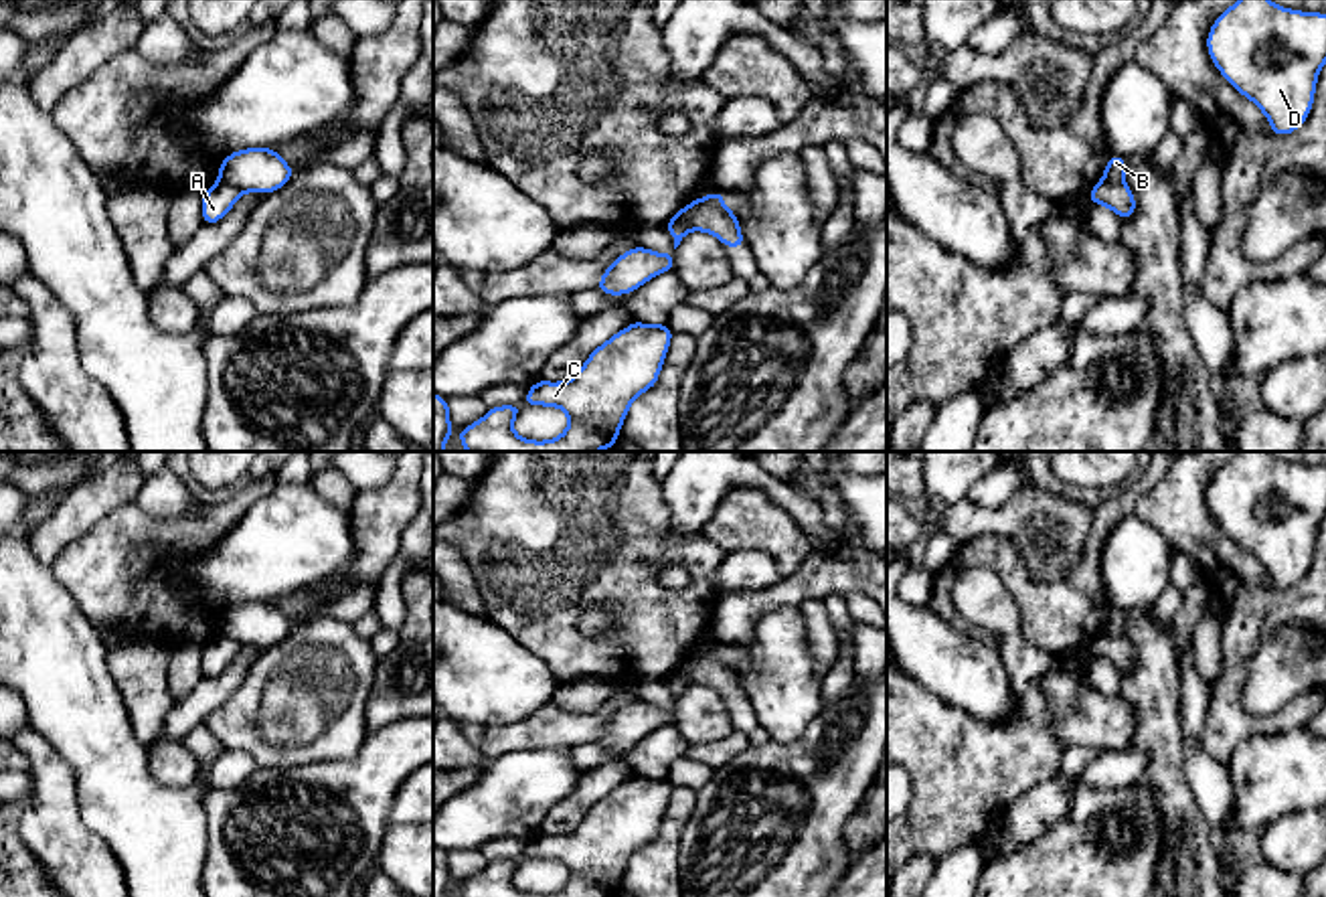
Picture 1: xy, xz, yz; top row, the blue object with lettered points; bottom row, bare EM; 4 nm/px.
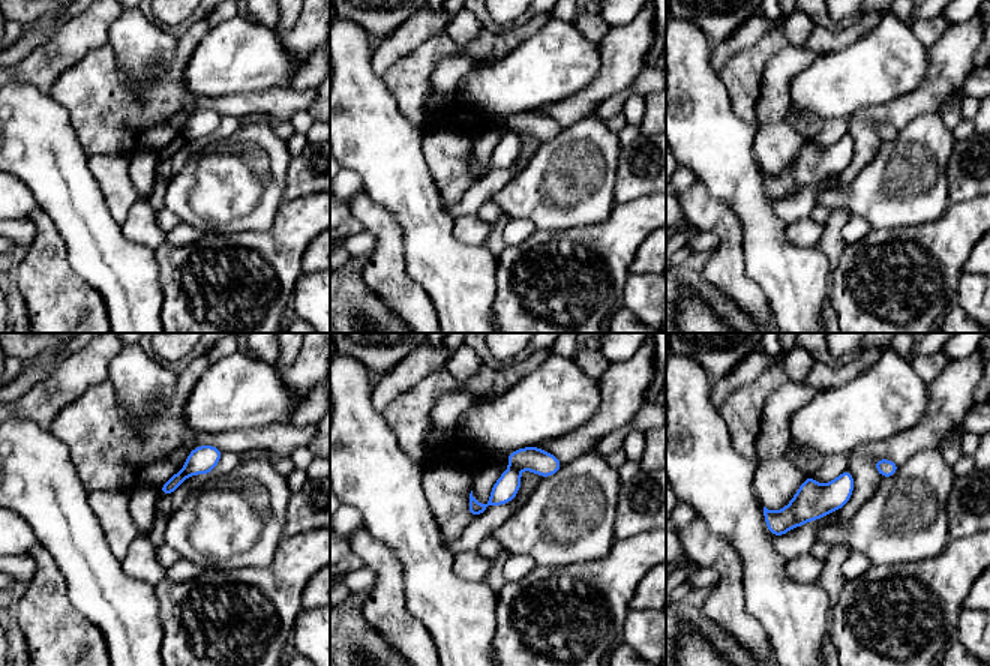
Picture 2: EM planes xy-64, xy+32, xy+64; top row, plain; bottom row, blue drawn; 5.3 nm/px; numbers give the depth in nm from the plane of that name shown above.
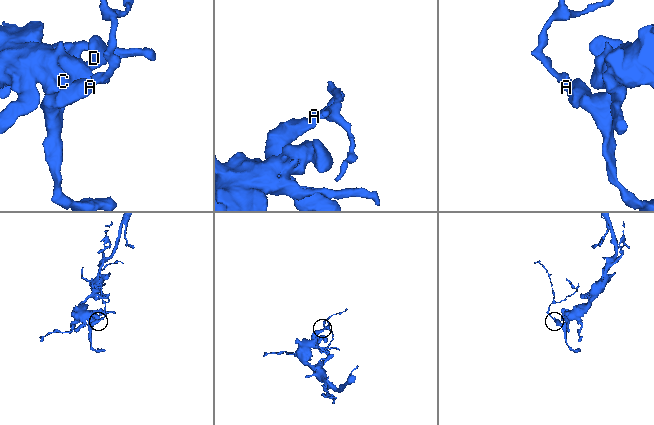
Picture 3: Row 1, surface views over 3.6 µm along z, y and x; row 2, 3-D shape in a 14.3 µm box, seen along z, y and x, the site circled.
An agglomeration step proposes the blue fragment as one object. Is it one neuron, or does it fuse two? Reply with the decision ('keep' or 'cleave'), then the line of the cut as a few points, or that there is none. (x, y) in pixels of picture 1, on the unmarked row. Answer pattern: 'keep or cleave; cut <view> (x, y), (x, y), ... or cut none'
cleave; cut xz (689, 659), (687, 683)

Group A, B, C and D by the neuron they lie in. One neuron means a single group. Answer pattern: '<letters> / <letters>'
A C D / B

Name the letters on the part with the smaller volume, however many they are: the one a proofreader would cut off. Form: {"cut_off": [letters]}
{"cut_off": ["B"]}

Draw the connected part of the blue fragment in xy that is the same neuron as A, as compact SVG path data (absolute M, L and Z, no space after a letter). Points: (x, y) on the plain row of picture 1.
M217 634L202 650L202 678L219 676L241 648L237 640Z

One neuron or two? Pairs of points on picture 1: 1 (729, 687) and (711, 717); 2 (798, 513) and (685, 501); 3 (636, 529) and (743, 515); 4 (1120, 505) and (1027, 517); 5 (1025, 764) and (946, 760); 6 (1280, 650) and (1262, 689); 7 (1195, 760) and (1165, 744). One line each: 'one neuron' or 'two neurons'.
1: two neurons
2: one neuron
3: two neurons
4: two neurons
5: one neuron
6: one neuron
7: two neurons

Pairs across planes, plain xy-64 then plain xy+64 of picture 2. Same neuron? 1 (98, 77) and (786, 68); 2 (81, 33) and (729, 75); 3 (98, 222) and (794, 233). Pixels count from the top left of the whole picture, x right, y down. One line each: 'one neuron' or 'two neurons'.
1: two neurons
2: two neurons
3: two neurons

